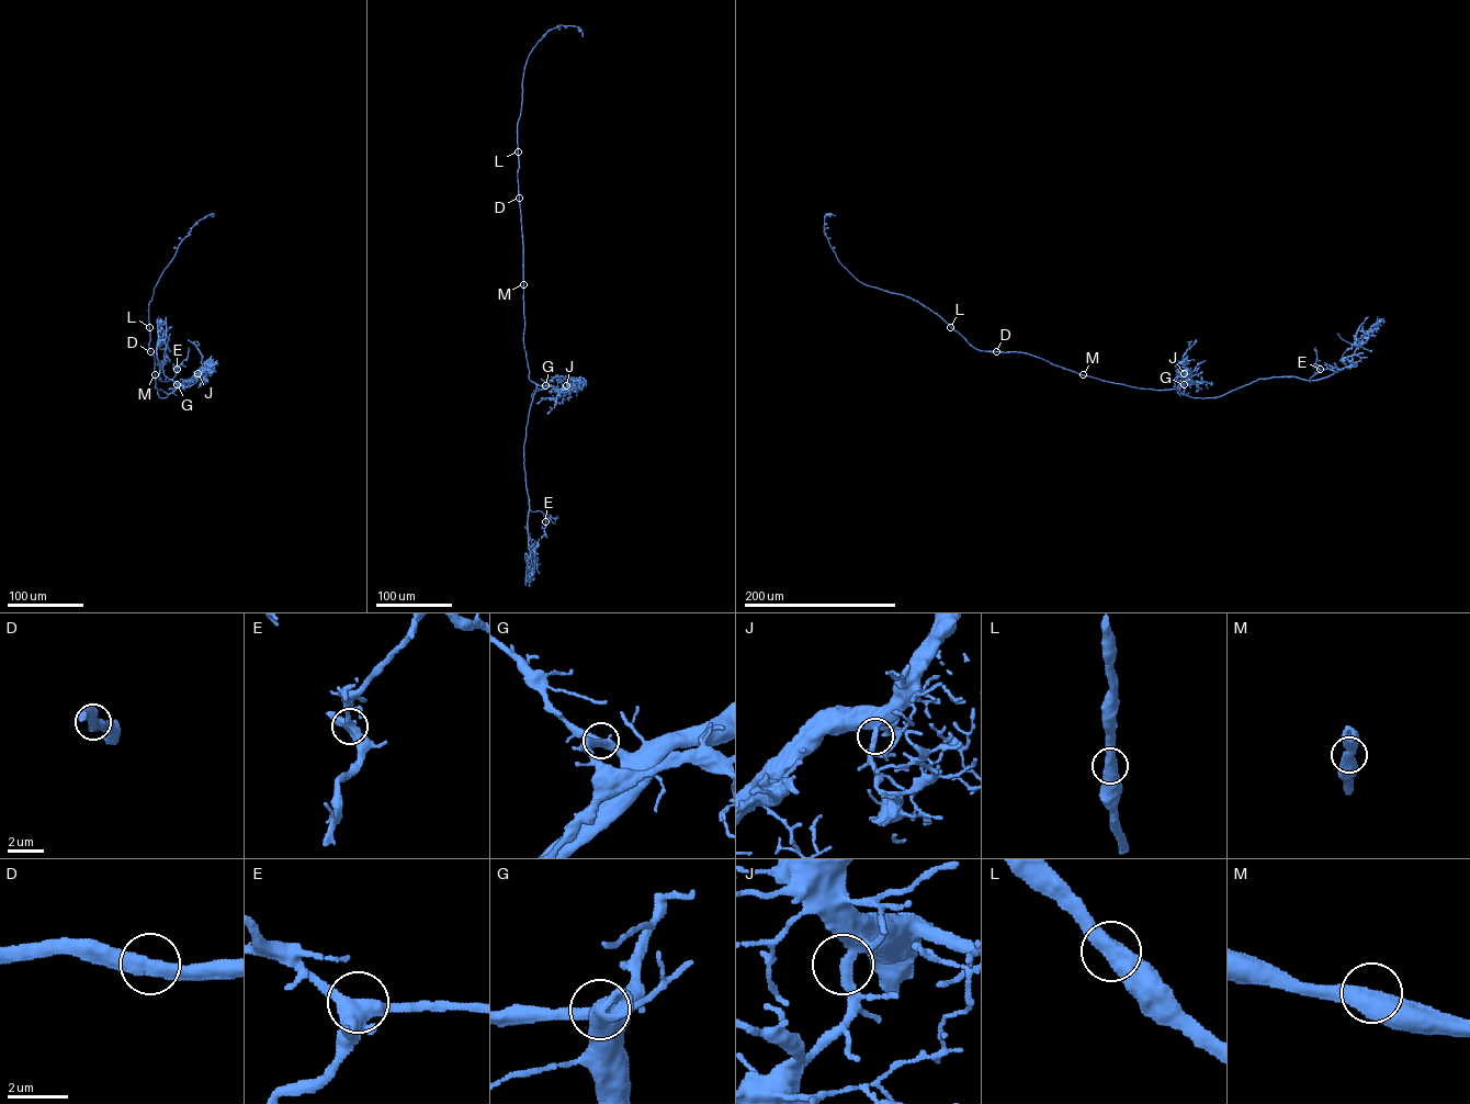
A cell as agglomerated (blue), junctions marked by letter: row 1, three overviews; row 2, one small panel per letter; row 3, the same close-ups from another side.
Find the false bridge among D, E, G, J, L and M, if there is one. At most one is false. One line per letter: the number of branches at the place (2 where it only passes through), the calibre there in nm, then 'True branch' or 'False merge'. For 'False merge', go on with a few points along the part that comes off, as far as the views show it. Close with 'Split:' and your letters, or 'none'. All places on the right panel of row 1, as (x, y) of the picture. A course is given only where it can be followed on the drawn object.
D: Branches: 2. Thickness 440 nm. True branch
E: Branches: 3. Thickness 400 nm. True branch
G: Branches: 3. Thickness 360 nm. True branch
J: Branches: 2. Thickness 320 nm. True branch
L: Branches: 2. Thickness 550 nm. True branch
M: Branches: 2. Thickness 550 nm. True branch
Split: none

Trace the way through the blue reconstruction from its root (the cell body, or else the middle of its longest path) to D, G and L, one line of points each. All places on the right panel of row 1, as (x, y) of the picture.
D: (1083, 375), (1027, 353), (996, 351)
G: (1083, 375), (1140, 389), (1177, 390), (1183, 394), (1184, 384)
L: (1083, 375), (1027, 353), (977, 350), (950, 327)

